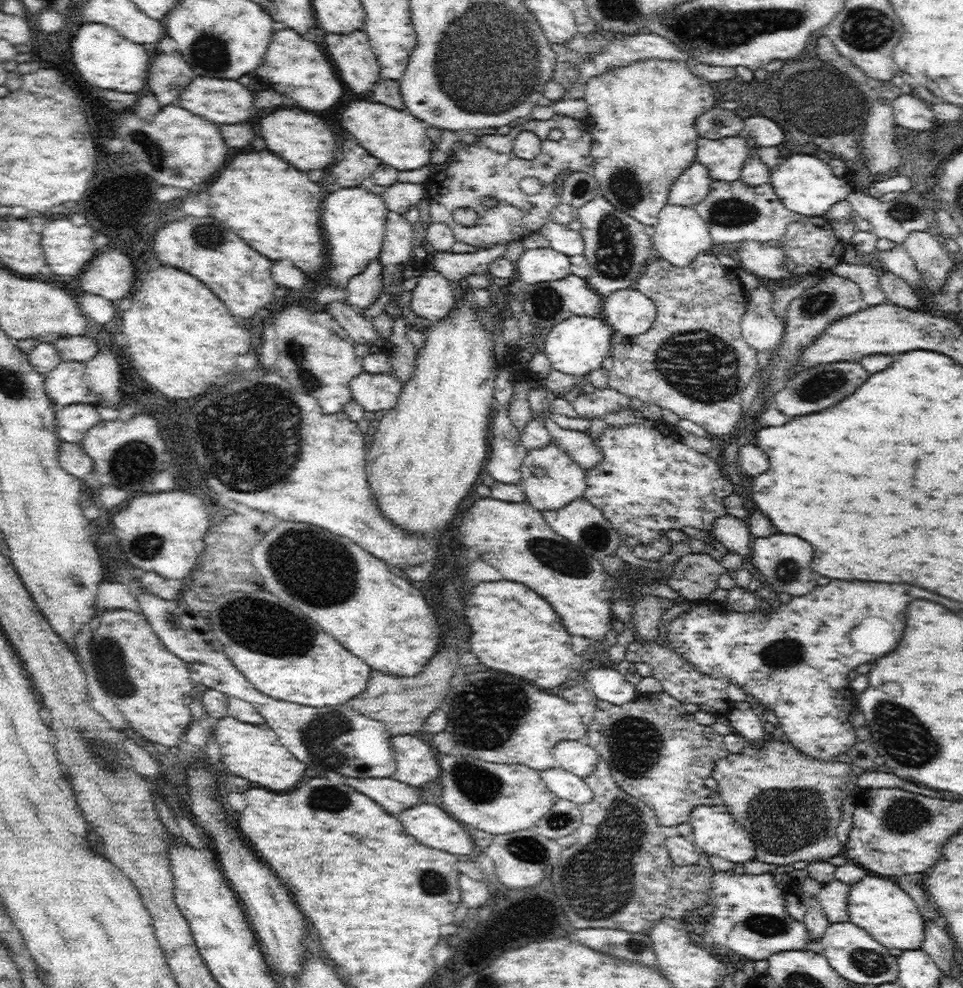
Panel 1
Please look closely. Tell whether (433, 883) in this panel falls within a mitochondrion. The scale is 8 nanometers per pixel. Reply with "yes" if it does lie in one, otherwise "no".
yes

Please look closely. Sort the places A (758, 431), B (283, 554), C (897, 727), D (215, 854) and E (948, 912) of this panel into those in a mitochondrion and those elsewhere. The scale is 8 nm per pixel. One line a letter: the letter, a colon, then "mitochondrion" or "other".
A: other
B: mitochondrion
C: mitochondrion
D: other
E: other

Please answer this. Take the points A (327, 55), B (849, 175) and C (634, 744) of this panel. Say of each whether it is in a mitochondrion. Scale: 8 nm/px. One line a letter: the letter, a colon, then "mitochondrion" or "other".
A: other
B: other
C: mitochondrion

